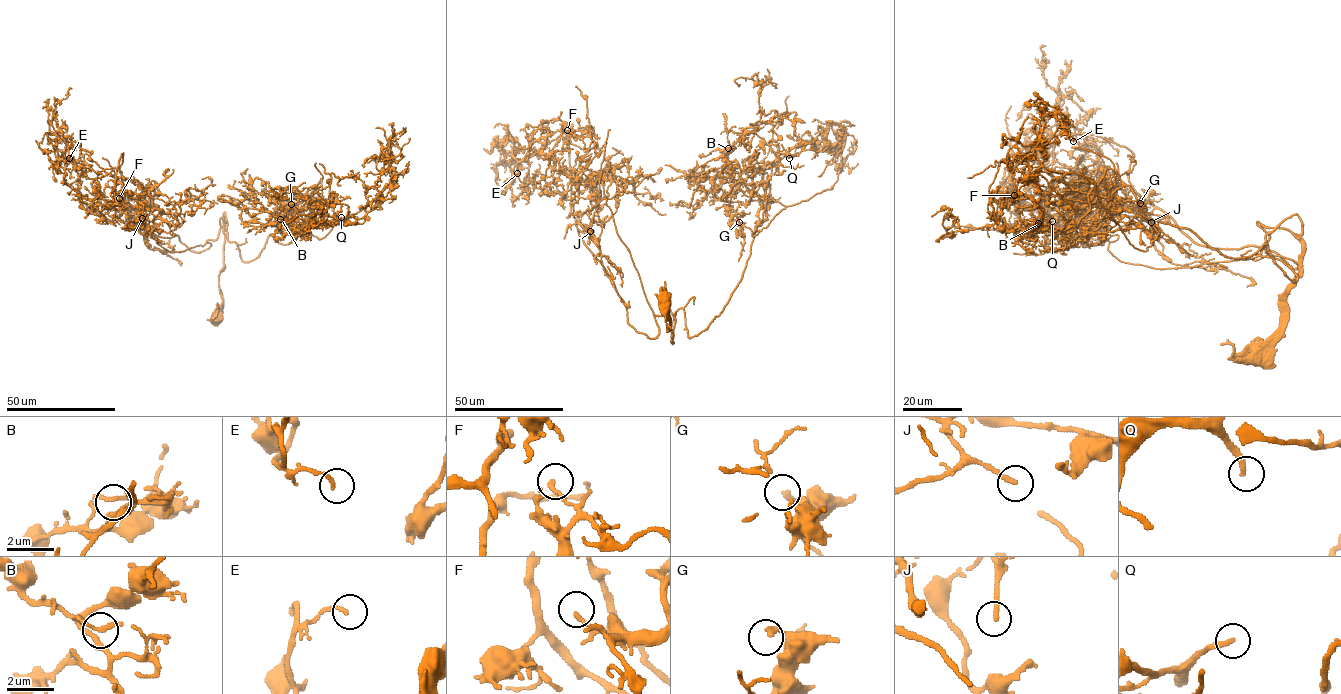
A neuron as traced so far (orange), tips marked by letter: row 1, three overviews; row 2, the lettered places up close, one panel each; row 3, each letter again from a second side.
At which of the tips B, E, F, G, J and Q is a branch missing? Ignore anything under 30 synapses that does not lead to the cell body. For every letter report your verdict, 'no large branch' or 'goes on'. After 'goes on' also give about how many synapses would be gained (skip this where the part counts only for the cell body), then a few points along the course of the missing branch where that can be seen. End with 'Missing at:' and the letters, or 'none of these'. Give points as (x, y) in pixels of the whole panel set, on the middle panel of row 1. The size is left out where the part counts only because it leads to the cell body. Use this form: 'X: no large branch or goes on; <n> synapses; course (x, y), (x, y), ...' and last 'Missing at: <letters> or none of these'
B: no large branch
E: no large branch
F: no large branch
G: no large branch
J: goes on; 50 synapses; course (590, 231), (579, 241), (589, 244), (594, 250)
Q: no large branch
Missing at: J

